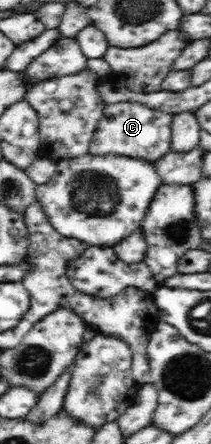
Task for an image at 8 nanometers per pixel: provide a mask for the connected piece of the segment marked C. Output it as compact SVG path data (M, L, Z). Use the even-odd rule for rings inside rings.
M119 102L105 106L105 117L97 124L90 141L89 154L117 154L130 158L146 158L156 162L172 150L171 126L174 114L148 108L139 102Z

